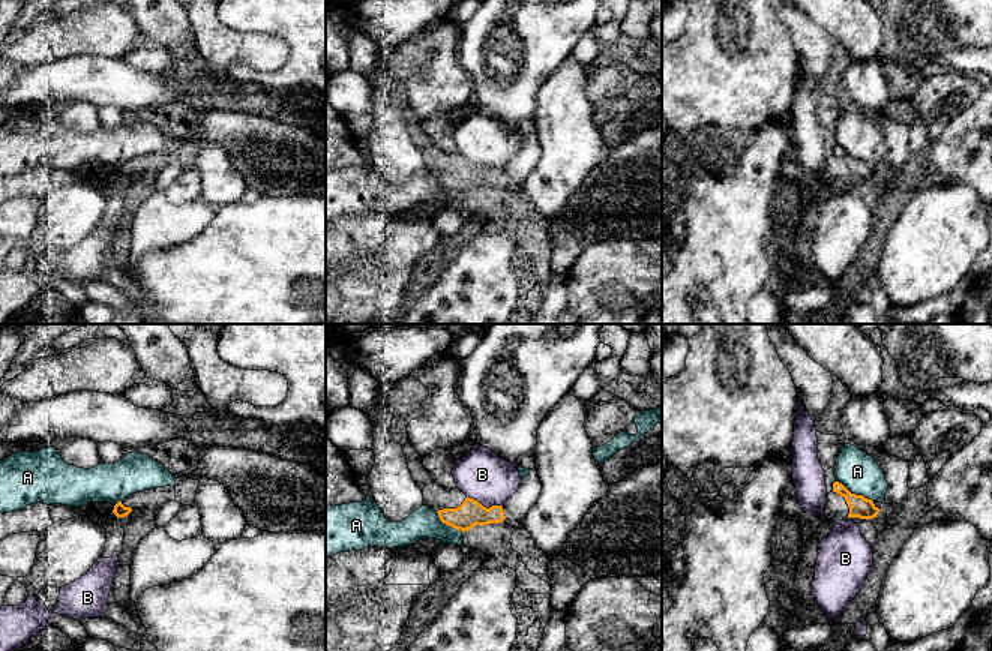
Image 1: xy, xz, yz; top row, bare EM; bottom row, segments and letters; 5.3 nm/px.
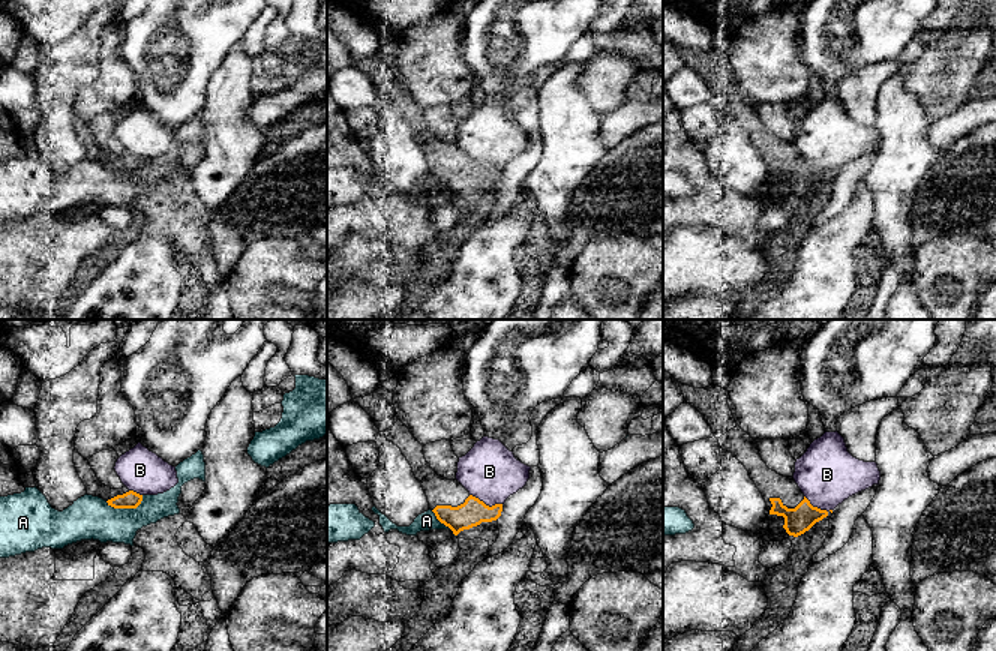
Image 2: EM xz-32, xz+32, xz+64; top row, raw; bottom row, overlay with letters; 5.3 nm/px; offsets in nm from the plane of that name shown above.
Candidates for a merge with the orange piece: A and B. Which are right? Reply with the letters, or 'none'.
none

